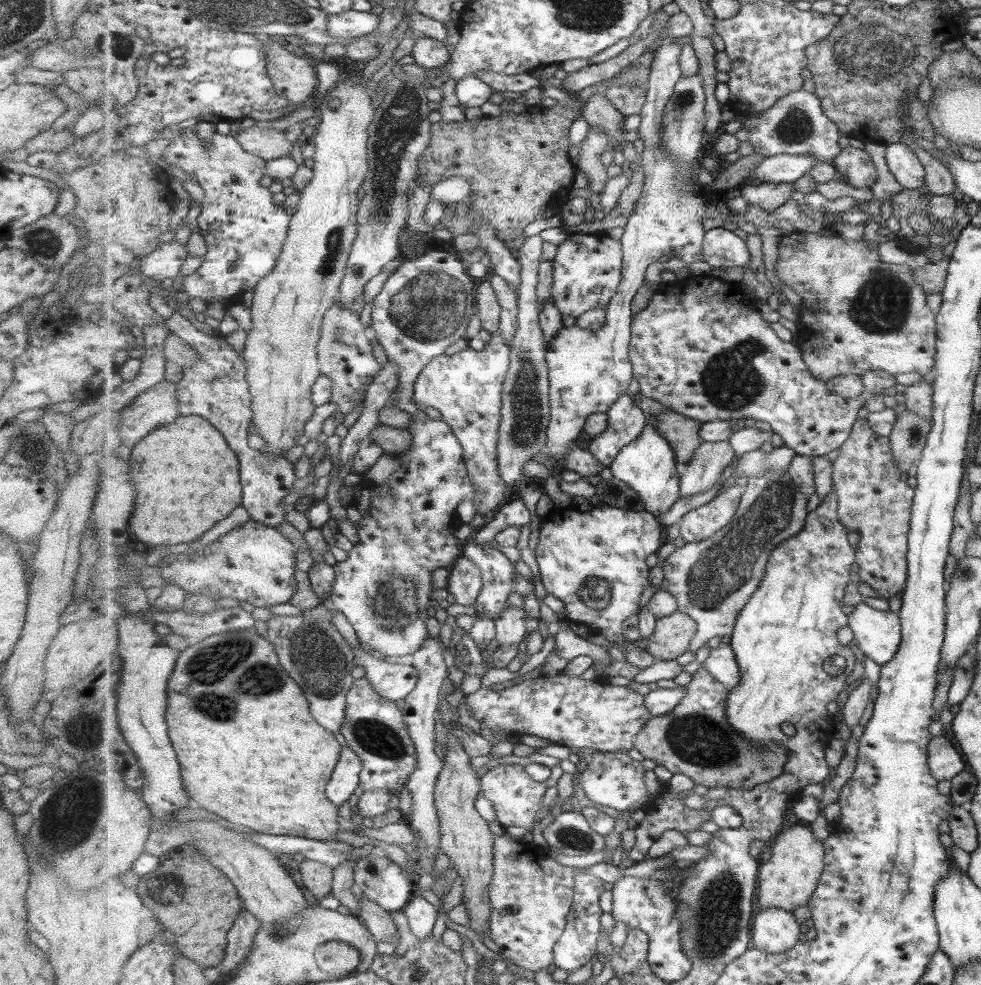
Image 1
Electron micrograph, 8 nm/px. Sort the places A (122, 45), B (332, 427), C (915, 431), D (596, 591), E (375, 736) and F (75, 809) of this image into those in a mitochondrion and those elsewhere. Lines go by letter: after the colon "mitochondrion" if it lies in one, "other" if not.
A: mitochondrion
B: other
C: mitochondrion
D: mitochondrion
E: mitochondrion
F: mitochondrion

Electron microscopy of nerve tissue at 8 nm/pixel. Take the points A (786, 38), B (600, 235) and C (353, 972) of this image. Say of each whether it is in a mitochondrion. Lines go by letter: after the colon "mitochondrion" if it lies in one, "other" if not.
A: other
B: other
C: other

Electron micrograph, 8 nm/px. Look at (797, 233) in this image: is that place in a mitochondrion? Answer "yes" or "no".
no

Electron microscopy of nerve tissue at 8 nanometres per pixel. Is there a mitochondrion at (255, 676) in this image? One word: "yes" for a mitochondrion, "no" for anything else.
yes

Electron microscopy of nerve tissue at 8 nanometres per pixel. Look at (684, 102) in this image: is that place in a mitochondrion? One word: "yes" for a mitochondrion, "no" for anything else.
yes

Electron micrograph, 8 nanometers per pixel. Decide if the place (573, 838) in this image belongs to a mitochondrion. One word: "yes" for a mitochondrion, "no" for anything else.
yes

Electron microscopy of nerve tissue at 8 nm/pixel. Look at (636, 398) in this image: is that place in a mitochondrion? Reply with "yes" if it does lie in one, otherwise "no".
no

